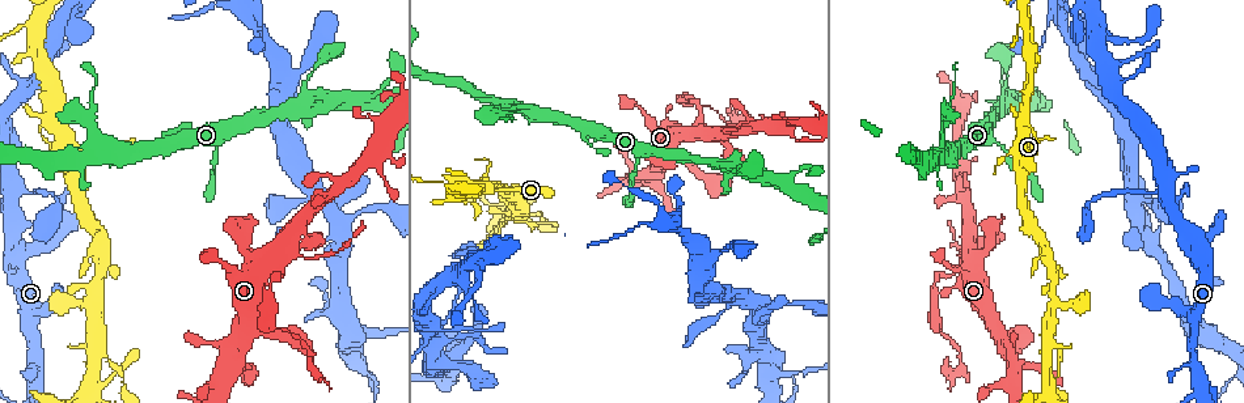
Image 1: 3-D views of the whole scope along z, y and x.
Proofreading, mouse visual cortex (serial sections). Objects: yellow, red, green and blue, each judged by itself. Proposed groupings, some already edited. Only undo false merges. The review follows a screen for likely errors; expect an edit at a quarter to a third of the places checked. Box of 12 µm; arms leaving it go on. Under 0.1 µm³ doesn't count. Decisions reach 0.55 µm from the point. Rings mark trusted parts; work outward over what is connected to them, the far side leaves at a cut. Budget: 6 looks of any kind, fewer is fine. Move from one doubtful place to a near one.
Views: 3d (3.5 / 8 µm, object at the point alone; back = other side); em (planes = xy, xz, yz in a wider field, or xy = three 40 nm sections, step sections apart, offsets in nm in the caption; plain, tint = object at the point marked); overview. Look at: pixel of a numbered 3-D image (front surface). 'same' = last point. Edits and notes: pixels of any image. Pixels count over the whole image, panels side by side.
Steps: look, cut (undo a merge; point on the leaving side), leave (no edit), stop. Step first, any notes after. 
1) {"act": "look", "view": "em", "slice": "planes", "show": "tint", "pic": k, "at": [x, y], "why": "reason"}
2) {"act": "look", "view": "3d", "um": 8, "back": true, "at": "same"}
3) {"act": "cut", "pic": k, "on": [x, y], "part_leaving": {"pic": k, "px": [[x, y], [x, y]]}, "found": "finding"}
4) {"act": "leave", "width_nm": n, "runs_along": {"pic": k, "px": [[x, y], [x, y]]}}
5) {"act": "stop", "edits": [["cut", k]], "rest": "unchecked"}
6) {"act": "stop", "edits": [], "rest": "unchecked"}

{"act": "look", "view": "3d", "um": 3.5, "pic": 1, "at": [373, 150], "why": "two arms in line, one across"}

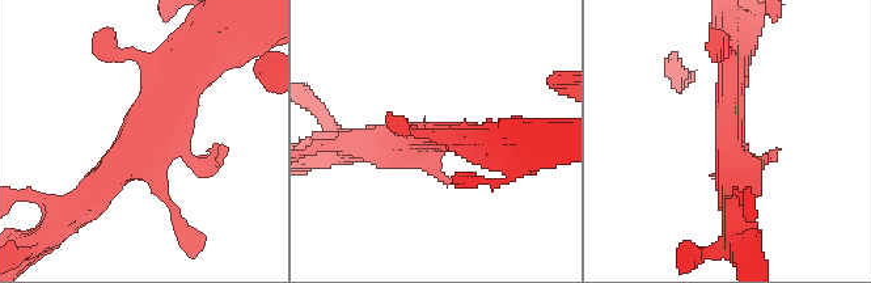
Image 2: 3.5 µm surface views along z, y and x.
{"act": "look", "view": "em", "slice": "xy", "step": 3, "show": "tint", "pic": 2, "at": [732, 129], "why": "shape alone is not enough"}

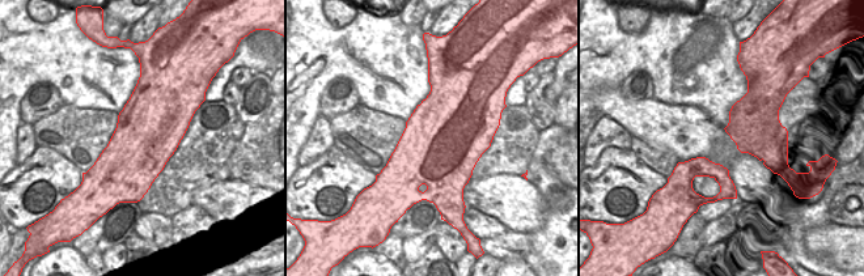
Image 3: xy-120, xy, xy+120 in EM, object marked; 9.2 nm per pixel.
{"act": "leave", "width_nm": 750, "runs_along": {"pic": 2, "px": [[91, 198], [186, 77], [186, 53]]}, "found": "all the same cell"}

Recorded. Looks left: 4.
{"act": "look", "view": "3d", "um": 3.5, "pic": 1, "at": [308, 107], "why": "thin arm on a thick one"}

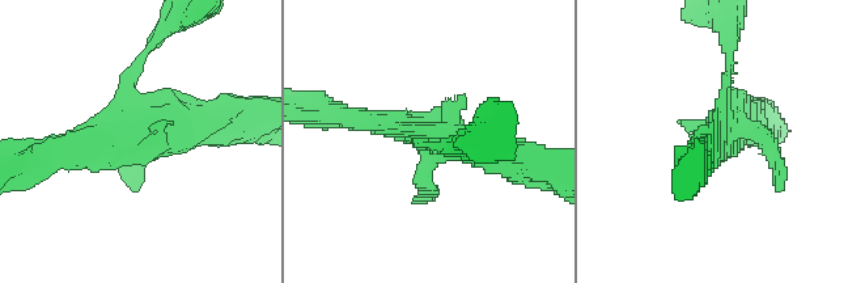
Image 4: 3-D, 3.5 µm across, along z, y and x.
{"act": "look", "view": "em", "slice": "xy", "step": 5, "show": "tint", "pic": 4, "at": [720, 136], "why": "need the tissue"}

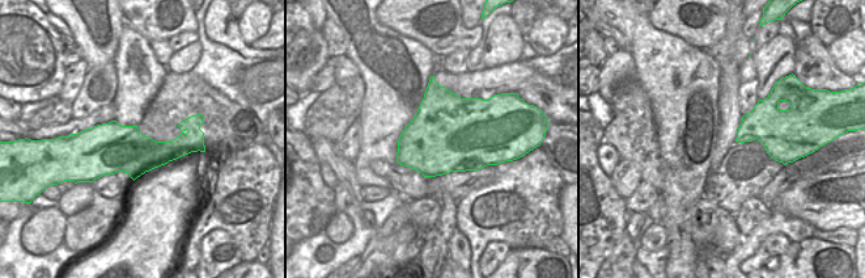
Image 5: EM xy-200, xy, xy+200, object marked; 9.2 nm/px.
{"act": "leave", "runs_along": {"pic": 4, "px": [[348, 115], [461, 139], [509, 159]]}, "found": "continuous, no second cell"}

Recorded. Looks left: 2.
{"act": "look", "view": "3d", "um": 3.5, "back": true, "pic": 1, "at": [269, 284], "why": "abrupt turn"}

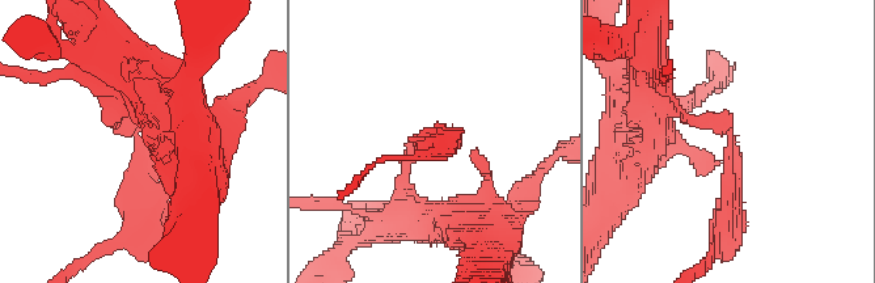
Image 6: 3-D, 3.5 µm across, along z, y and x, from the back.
{"act": "look", "view": "em", "slice": "xy", "step": 2, "show": "tint", "pic": 6, "at": [729, 143]}

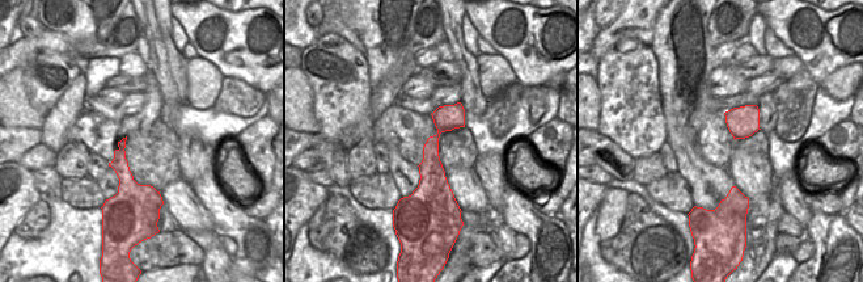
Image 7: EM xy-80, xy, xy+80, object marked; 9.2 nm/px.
{"act": "cut", "pic": 6, "on": [738, 180], "width_nm": 220, "part_leaving": {"pic": 6, "px": [[727, 135], [730, 212], [714, 244]]}, "found": "a second cell is stuck on"}

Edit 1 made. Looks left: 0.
{"act": "stop", "edits": [["cut", 6]], "rest": "unchecked"}

